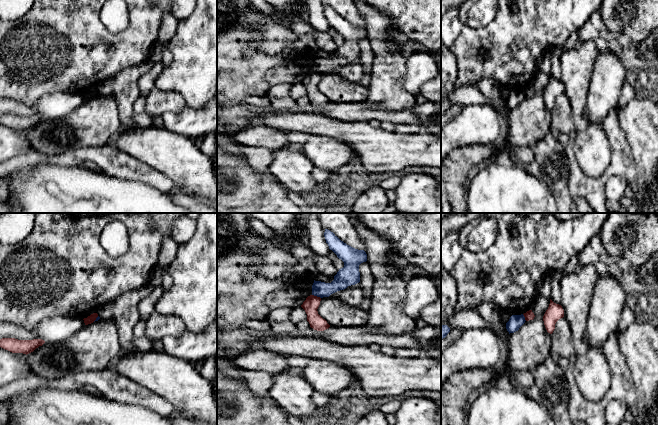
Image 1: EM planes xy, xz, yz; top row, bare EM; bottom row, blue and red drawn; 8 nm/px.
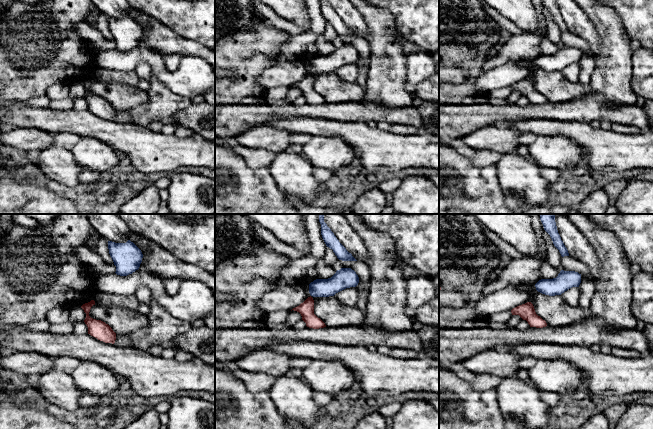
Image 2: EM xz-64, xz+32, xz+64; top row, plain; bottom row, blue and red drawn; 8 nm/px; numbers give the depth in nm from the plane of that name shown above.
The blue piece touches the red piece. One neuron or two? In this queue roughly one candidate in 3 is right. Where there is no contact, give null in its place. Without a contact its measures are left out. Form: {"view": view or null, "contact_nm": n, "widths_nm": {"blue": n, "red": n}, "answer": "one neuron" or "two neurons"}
{"view": "xz", "contact_nm": 80, "widths_nm": {"blue": 140, "red": 120}, "answer": "two neurons"}

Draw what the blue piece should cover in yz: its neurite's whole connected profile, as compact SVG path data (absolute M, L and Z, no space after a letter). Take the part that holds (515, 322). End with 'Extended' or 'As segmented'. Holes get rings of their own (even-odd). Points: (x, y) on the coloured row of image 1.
M512 315L509 321L506 323L506 329L510 333L514 333L525 323L525 317L521 315Z. As segmented

